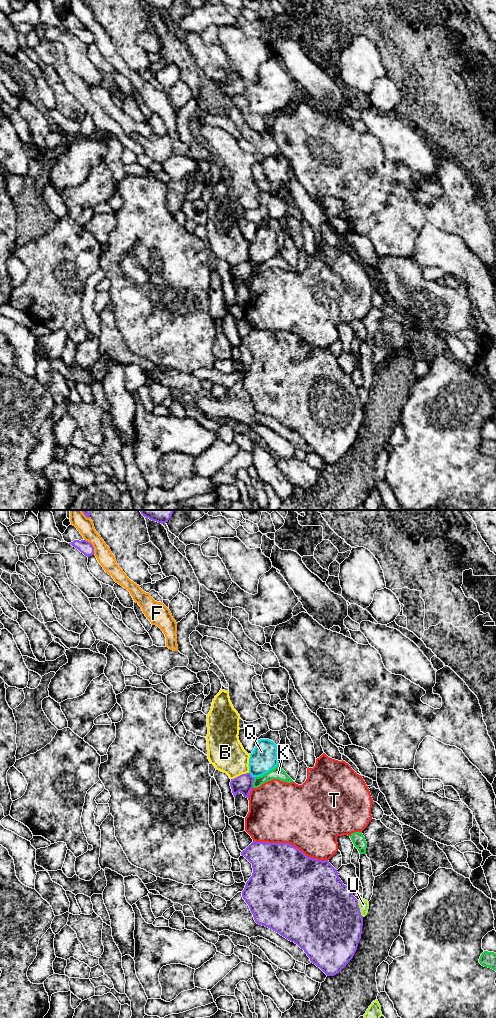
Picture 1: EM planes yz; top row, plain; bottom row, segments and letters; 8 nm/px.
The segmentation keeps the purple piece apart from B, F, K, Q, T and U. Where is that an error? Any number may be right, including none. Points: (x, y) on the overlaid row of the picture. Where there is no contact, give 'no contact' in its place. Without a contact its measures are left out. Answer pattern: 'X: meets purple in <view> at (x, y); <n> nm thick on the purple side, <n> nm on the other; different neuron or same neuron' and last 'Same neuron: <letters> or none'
B: meets purple in yz at (240, 775); 140 nm thick on the purple side, 280 nm on the other; different neuron
F: meets purple in yz at (92, 546); 110 nm thick on the purple side, 140 nm on the other; different neuron
K: meets purple in yz at (252, 783); 140 nm thick on the purple side, 100 nm on the other; different neuron
Q: meets purple in yz at (250, 775); 140 nm thick on the purple side, 220 nm on the other; different neuron
T: meets purple in yz at (290, 844); 480 nm thick on the purple side, 500 nm on the other; different neuron
U: meets purple in yz at (359, 908); 500 nm thick on the purple side, 80 nm on the other; different neuron
Same neuron: none

